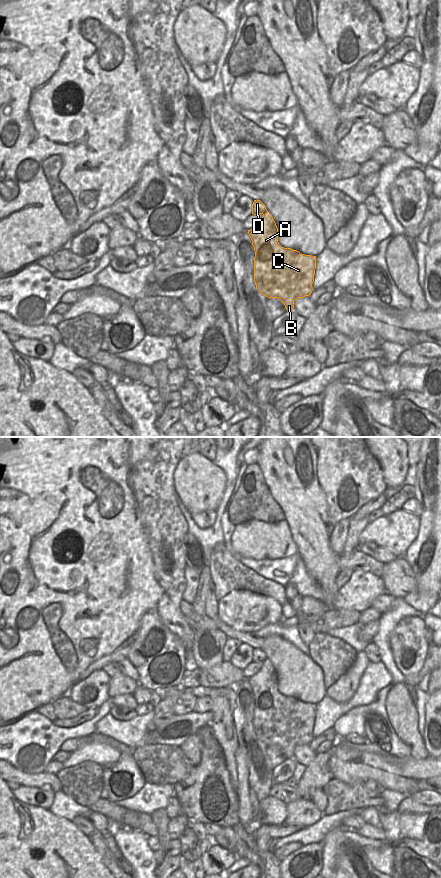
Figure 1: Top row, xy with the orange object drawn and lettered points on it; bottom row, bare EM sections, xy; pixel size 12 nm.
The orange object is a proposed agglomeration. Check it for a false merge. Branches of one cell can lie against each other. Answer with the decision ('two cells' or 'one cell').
two cells

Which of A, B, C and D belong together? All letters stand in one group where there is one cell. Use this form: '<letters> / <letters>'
A B C / D

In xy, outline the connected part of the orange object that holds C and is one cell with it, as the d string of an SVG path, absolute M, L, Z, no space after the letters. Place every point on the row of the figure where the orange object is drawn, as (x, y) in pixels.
M266 211L259 224L248 230L255 251L254 282L256 289L268 298L278 298L286 310L294 308L297 298L310 296L316 269L316 256L301 254L297 250L284 248L278 242L278 228L272 215Z

